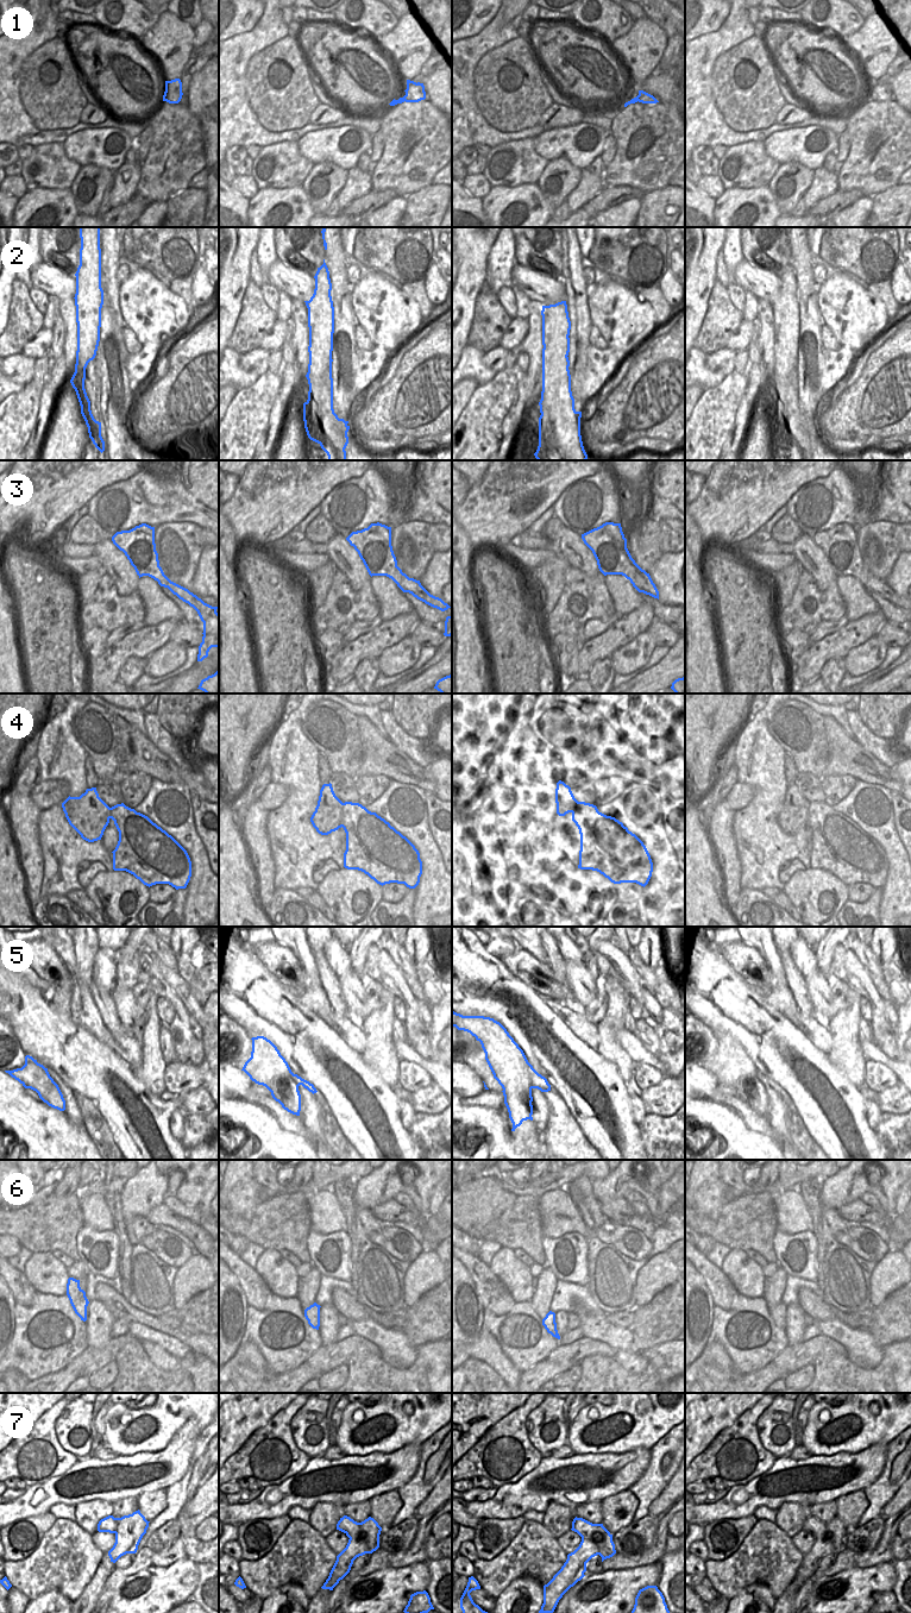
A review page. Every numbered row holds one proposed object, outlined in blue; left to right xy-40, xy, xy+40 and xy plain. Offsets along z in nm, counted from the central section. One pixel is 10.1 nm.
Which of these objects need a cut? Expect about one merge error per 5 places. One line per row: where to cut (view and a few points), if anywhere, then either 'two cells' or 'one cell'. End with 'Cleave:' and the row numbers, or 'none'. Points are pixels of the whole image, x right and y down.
1: no cut | one cell
2: no cut | one cell
3: no cut | one cell
4: xy (344, 803), (340, 826) | two cells
5: xy (244, 1071), (271, 1083), (282, 1079), (300, 1103) | two cells
6: no cut | one cell
7: xy (378, 1535), (374, 1544), (369, 1546), (368, 1552) | two cells
Cleave: 4, 5, 7

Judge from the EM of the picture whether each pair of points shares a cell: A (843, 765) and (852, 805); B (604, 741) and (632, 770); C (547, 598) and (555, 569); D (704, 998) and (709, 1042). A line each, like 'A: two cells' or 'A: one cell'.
A: two cells
B: one cell
C: one cell
D: two cells

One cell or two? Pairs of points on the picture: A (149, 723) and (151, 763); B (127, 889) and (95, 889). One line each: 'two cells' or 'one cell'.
A: two cells
B: one cell

